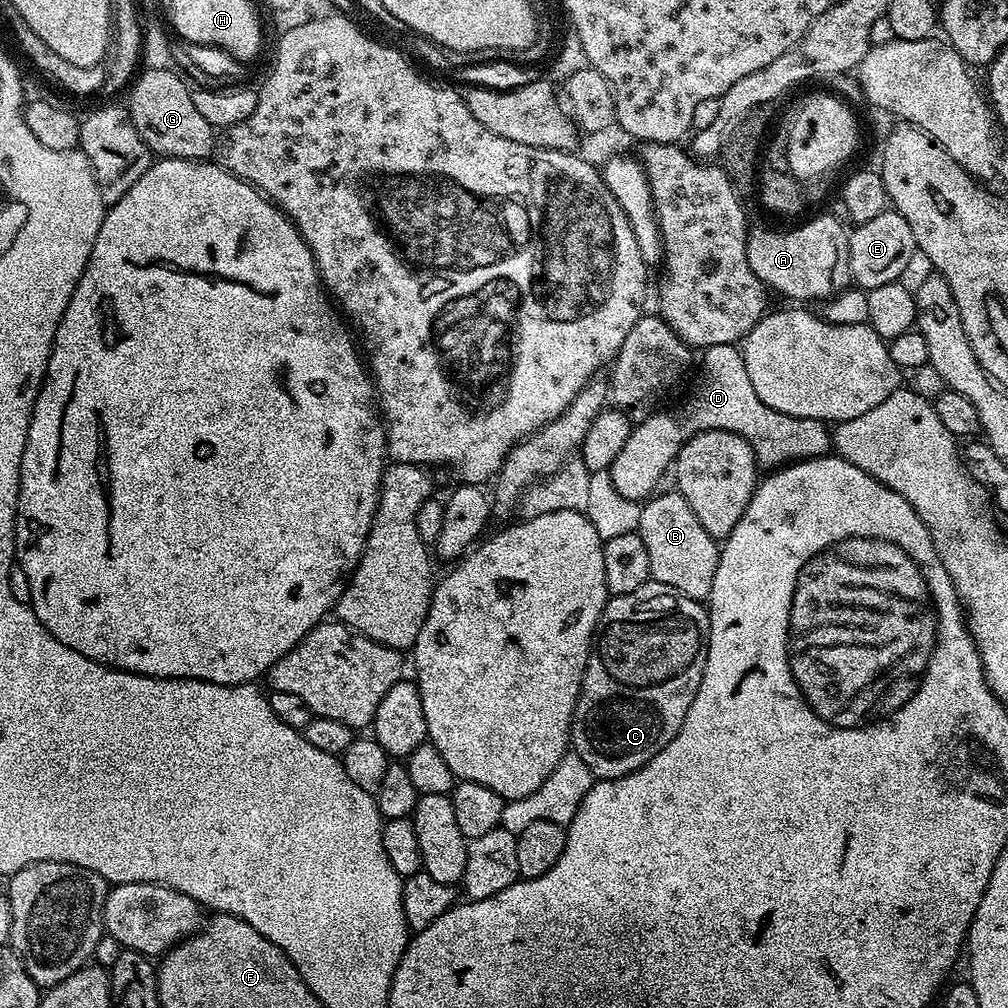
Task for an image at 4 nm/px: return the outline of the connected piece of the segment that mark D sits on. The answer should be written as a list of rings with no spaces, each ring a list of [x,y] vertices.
[[[737,345],[712,346],[705,349],[702,356],[702,374],[695,380],[691,396],[676,410],[664,410],[637,423],[609,466],[612,485],[627,500],[647,499],[667,468],[669,471],[675,463],[682,446],[706,430],[738,434],[754,450],[757,463],[765,468],[825,456],[831,451],[832,432],[825,421],[782,414],[762,402],[747,376],[745,360]]]

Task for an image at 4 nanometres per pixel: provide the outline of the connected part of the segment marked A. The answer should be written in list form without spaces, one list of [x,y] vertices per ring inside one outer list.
[[[816,216],[788,233],[753,227],[746,242],[746,258],[765,289],[781,292],[792,302],[827,302],[847,289],[852,279],[848,233],[832,216]]]

